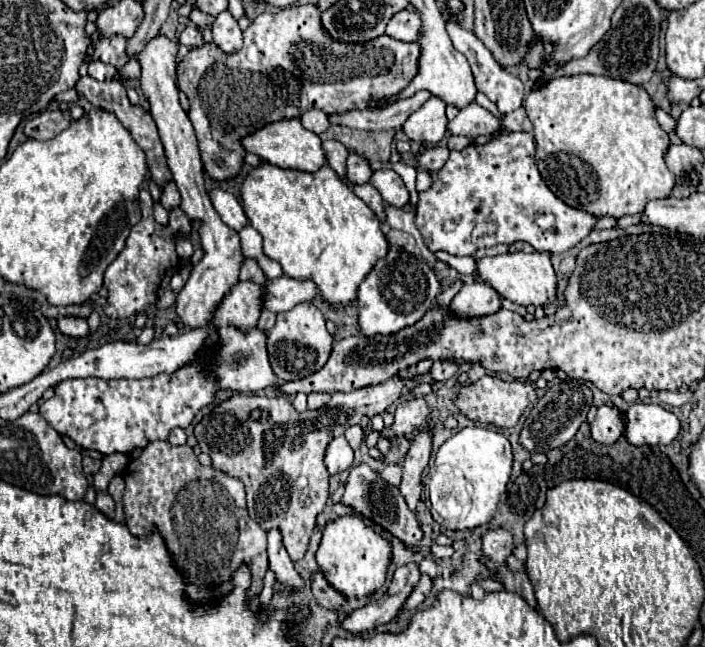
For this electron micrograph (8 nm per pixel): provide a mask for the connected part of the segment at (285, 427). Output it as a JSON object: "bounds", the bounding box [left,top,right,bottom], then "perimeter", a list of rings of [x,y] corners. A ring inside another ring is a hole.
{"bounds":[194,376,418,562],"perimeter":[[[392,376],[376,386],[334,392],[326,408],[306,410],[302,414],[294,410],[286,396],[232,394],[194,426],[194,436],[202,452],[212,458],[216,470],[242,480],[248,516],[264,532],[272,528],[278,530],[284,550],[290,560],[296,562],[306,554],[316,516],[324,510],[328,500],[328,476],[322,464],[326,444],[342,436],[346,428],[360,424],[364,416],[372,418],[374,414],[382,414],[418,384],[416,376]]]}

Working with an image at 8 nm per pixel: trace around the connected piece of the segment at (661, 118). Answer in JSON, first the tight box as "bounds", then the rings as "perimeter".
{"bounds":[654,106,676,132],"perimeter":[[[654,106],[654,116],[656,116],[656,120],[660,122],[660,126],[662,126],[666,132],[672,132],[672,130],[674,130],[674,126],[676,126],[676,120],[674,120],[670,114],[666,114],[662,108]]]}

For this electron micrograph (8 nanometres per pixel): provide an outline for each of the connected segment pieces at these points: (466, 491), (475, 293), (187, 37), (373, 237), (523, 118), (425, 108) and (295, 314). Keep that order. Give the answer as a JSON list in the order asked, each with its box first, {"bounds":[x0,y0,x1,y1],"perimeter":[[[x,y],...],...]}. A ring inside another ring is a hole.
[{"bounds":[426,426,512,530],"perimeter":[[[468,426],[460,430],[458,434],[454,434],[450,440],[446,440],[440,446],[440,450],[436,452],[436,460],[428,470],[426,488],[428,488],[428,498],[432,502],[430,512],[434,520],[448,530],[466,530],[466,528],[478,528],[478,526],[488,524],[492,516],[496,514],[500,496],[506,490],[510,470],[512,470],[512,450],[504,434],[500,434],[498,430],[482,428],[482,426]]]},{"bounds":[448,280,500,318],"perimeter":[[[474,280],[460,288],[460,292],[448,304],[448,310],[456,318],[480,318],[498,312],[500,306],[498,292],[482,280]]]},{"bounds":[178,26,204,48],"perimeter":[[[186,26],[184,32],[180,34],[178,42],[184,44],[184,46],[188,46],[188,48],[196,48],[196,46],[202,46],[202,44],[204,44],[202,32],[200,32],[198,28],[194,28],[194,26]]]},{"bounds":[242,164,388,308],"perimeter":[[[262,164],[252,170],[244,180],[242,188],[242,204],[250,224],[264,238],[264,252],[272,260],[276,260],[284,274],[294,280],[310,280],[318,286],[320,298],[328,302],[330,308],[344,308],[358,298],[358,286],[374,268],[374,264],[386,256],[388,240],[380,230],[380,220],[376,214],[348,188],[340,176],[324,164],[318,172],[300,172],[286,170],[272,164]]]},{"bounds":[495,106,533,132],"perimeter":[[[521,106],[514,112],[505,115],[501,120],[500,127],[495,132],[500,131],[501,129],[506,129],[509,132],[531,132],[533,130],[533,125],[528,118],[526,111],[522,110]]]},{"bounds":[402,96,446,144],"perimeter":[[[436,96],[428,98],[416,112],[408,116],[408,120],[402,124],[402,132],[406,138],[414,142],[428,142],[428,144],[438,144],[446,132],[446,114],[444,114],[446,104],[438,100]]]},{"bounds":[268,302,332,380],"perimeter":[[[302,302],[278,314],[274,328],[268,332],[268,352],[272,370],[280,380],[300,380],[318,372],[332,352],[332,336],[326,330],[322,312],[312,302]]]}]

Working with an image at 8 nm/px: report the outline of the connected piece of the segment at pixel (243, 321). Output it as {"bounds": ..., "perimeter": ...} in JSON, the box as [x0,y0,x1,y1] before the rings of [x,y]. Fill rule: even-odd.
{"bounds":[214,282,262,328],"perimeter":[[[238,282],[214,312],[214,326],[234,324],[238,328],[252,328],[262,312],[262,288],[254,282]]]}

